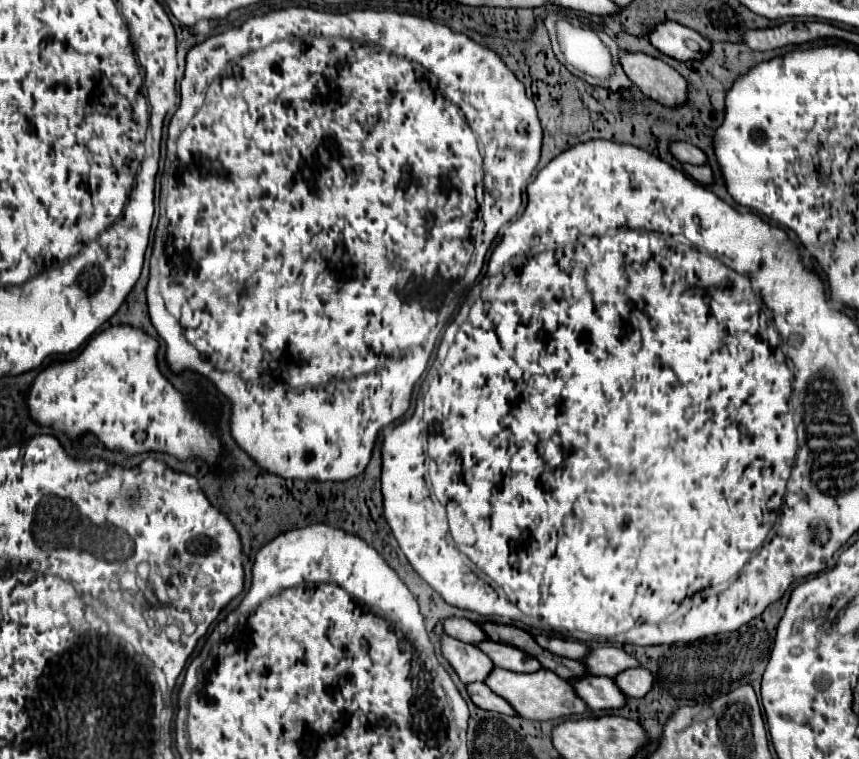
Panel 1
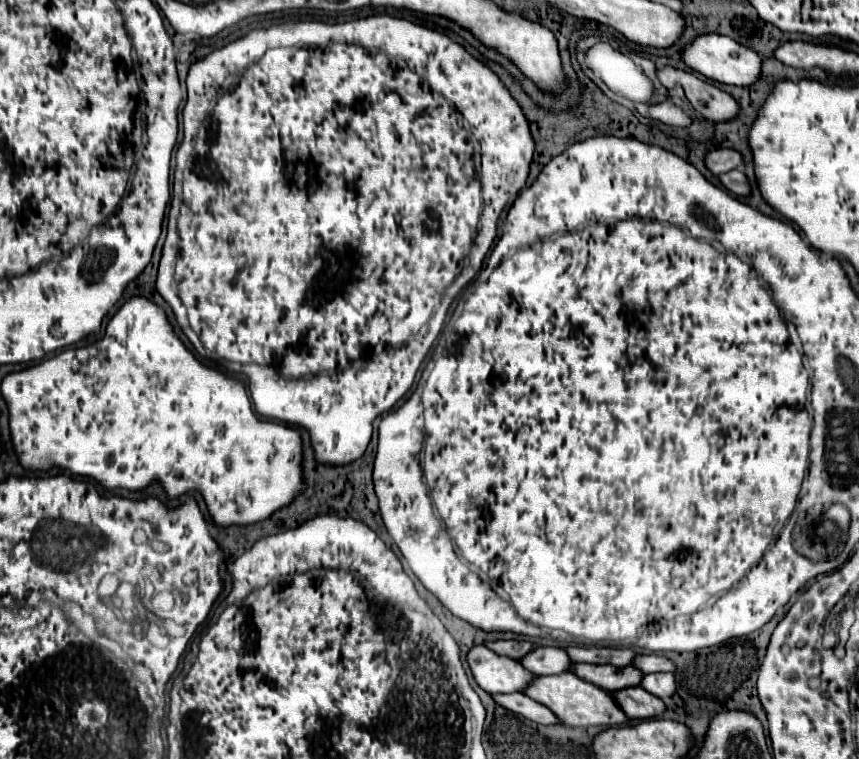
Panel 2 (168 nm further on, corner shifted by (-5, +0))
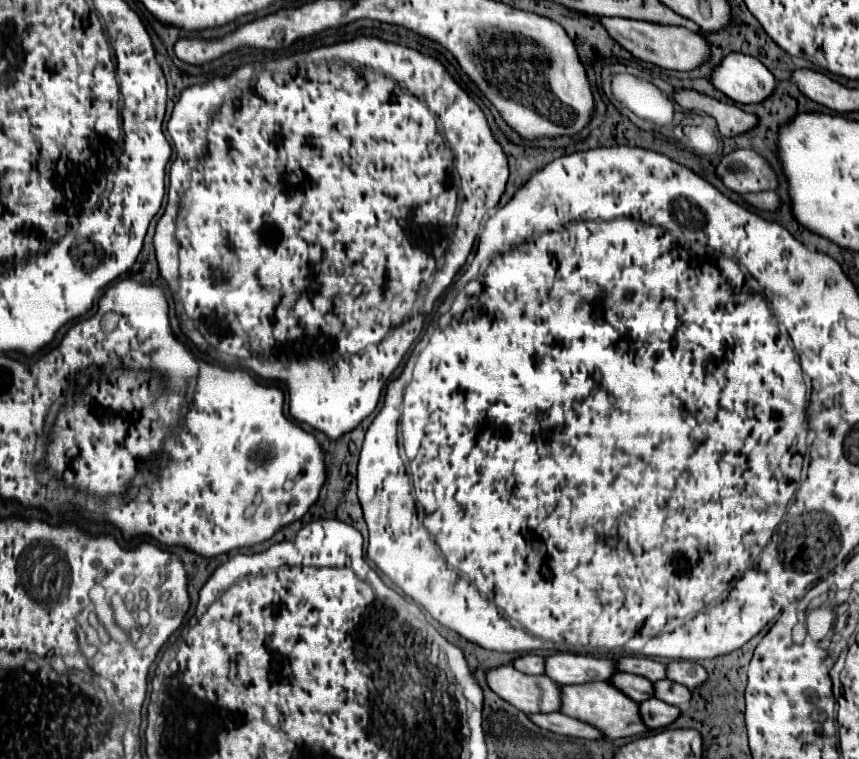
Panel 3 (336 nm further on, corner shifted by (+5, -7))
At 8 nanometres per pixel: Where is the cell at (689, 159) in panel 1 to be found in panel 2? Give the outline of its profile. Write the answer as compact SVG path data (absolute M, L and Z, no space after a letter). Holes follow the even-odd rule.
M718 148L718 150L710 150L704 156L704 164L712 174L724 174L734 170L736 166L742 166L742 156L730 148Z

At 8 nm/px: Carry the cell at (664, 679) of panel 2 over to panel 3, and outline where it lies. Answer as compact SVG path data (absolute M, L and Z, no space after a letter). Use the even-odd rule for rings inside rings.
M668 679L656 681L656 683L654 683L654 689L656 689L654 695L656 695L658 699L662 699L662 701L666 701L666 703L670 703L670 705L676 705L676 707L686 705L686 703L690 703L690 699L692 699L692 691L690 691L688 687L676 685L674 681L668 681Z

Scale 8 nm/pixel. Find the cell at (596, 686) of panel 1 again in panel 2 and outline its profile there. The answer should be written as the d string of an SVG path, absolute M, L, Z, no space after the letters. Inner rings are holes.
M630 686L626 690L616 690L610 692L614 702L618 702L620 710L626 712L628 718L654 718L664 712L664 702L652 694L646 694L644 688L640 686Z

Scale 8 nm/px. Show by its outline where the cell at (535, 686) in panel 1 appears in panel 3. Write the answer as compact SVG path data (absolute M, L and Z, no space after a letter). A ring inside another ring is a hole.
M588 683L588 685L564 685L562 687L562 713L576 717L580 721L586 721L600 731L608 739L624 739L624 737L636 737L648 733L648 727L644 725L640 717L640 705L626 697L620 689L616 689L612 683Z

